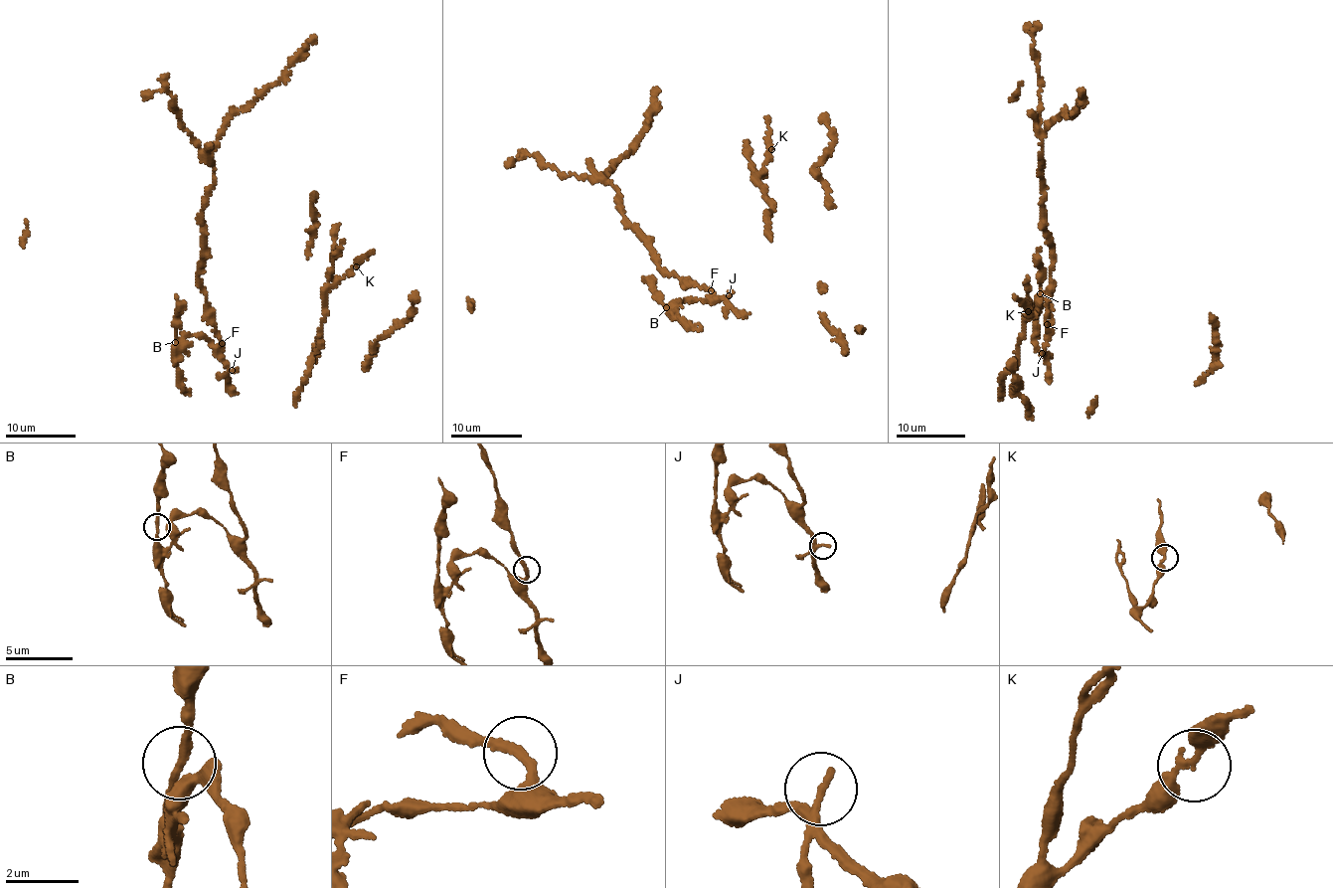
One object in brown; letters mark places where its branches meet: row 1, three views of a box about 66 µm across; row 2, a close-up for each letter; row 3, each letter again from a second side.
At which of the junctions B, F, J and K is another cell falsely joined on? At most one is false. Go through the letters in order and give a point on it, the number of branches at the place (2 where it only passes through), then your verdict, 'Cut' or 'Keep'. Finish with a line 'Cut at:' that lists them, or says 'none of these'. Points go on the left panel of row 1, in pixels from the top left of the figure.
B: Place: (175, 342). Branches: 2. Keep
F: Place: (222, 343). Branches: 2. Keep
J: Place: (232, 370). Branches: 2. Keep
K: Place: (356, 266). Branches: 2. Cut
Cut at: K

